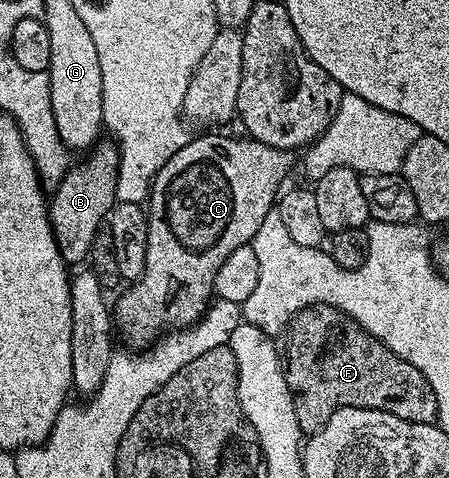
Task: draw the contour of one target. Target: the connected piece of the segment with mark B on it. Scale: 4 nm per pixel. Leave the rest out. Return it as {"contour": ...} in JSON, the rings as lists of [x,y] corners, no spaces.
{"contour":[[[104,140],[96,144],[89,153],[88,162],[76,168],[71,167],[50,198],[49,222],[62,260],[70,266],[87,261],[100,227],[116,203],[119,153],[117,147],[111,141],[108,142]]]}

